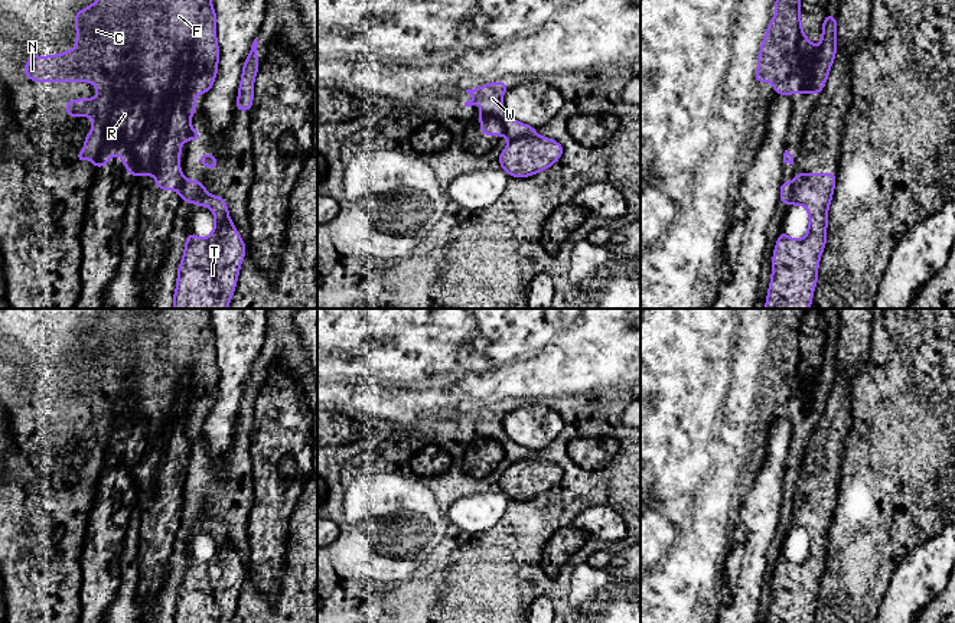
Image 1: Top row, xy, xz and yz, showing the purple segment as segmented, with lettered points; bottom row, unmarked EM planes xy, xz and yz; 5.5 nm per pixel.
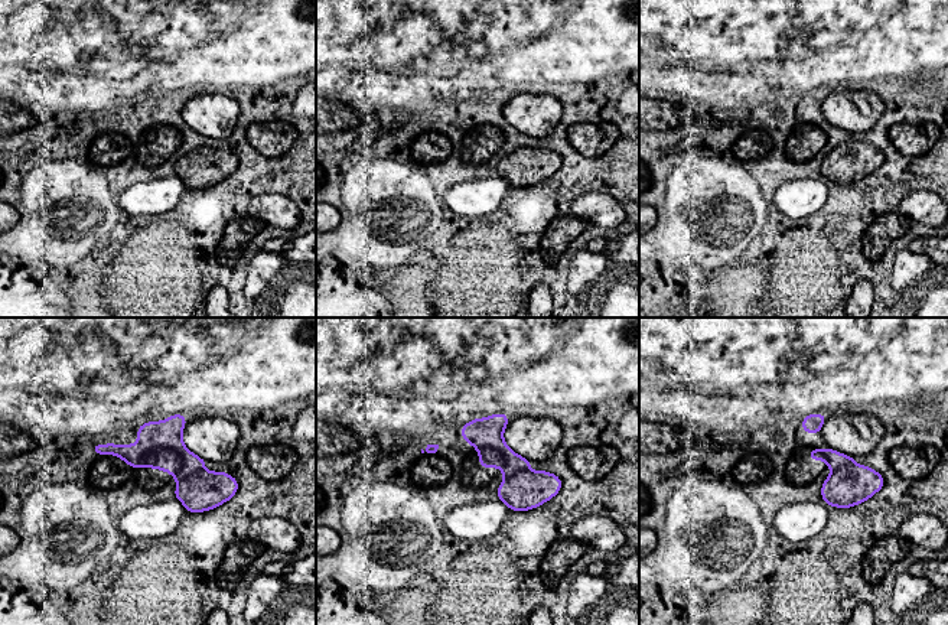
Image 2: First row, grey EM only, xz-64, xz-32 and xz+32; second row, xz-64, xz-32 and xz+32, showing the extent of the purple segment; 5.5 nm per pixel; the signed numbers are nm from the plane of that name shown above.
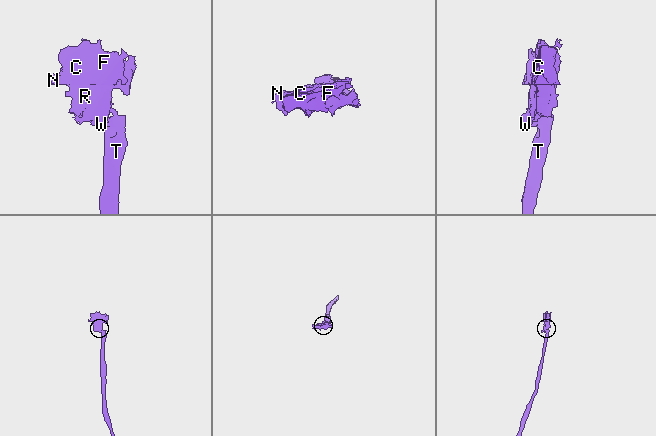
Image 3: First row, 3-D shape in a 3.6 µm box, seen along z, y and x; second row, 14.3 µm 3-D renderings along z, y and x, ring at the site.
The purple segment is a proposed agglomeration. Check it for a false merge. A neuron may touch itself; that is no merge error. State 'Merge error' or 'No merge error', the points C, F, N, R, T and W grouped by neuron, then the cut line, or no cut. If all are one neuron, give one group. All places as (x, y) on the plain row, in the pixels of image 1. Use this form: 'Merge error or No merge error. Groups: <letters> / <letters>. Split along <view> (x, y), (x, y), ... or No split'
Merge error. Groups: C F N R W / T. Split along xz (534, 456), (515, 460), (508, 466)

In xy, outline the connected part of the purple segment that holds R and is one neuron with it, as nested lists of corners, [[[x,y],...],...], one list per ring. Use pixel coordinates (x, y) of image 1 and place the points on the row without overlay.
[[[136,309],[131,317],[110,312],[74,337],[76,350],[75,372],[43,381],[32,376],[22,391],[33,405],[92,405],[98,420],[71,423],[65,428],[68,440],[92,440],[91,456],[84,460],[85,470],[76,477],[76,486],[85,482],[95,490],[105,490],[118,476],[131,499],[154,499],[160,513],[177,513],[185,526],[195,526],[206,518],[205,508],[188,503],[180,493],[182,467],[201,463],[202,457],[190,450],[196,433],[195,421],[212,411],[219,386],[216,362],[216,335],[211,312],[193,309]]]

